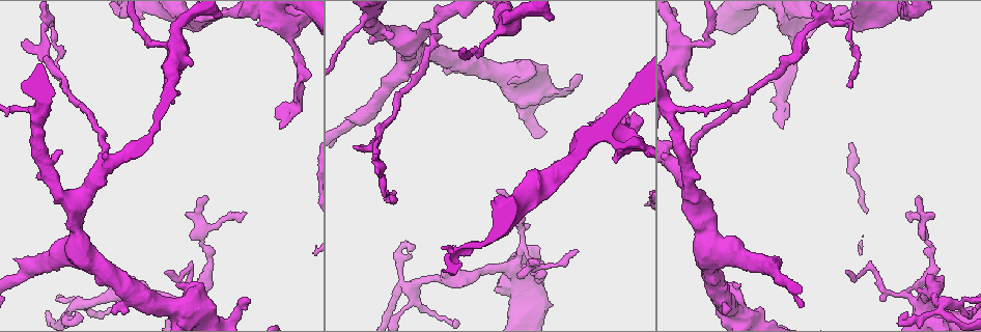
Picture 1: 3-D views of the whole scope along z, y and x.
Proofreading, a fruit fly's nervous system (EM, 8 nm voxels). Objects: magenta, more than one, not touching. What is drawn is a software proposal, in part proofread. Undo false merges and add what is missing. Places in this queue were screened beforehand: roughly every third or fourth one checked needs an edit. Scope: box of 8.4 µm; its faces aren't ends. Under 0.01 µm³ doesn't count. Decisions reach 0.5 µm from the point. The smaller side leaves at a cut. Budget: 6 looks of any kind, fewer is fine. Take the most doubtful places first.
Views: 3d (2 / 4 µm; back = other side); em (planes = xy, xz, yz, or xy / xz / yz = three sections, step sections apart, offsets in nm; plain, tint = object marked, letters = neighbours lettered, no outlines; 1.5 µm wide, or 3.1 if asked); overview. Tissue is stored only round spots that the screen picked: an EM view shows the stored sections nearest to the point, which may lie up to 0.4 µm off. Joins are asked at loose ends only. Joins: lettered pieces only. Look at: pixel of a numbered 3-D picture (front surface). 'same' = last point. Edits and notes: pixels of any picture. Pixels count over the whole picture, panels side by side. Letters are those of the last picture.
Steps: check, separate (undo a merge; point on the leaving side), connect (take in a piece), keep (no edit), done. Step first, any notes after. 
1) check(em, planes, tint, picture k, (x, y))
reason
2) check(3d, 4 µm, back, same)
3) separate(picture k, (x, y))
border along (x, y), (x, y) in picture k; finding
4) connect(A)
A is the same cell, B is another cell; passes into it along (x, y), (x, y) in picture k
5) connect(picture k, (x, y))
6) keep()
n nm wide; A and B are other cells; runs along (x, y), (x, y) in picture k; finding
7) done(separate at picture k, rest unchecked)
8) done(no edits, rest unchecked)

check(em, planes, letters, picture 1, (802, 42))
branch stops here

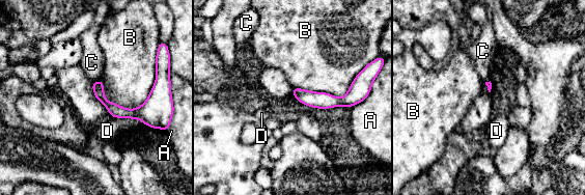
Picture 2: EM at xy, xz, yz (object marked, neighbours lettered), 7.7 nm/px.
keep()
A, B, C and D are other cells; border along (101, 79), (92, 82) in picture 2; no lettered piece goes on from it

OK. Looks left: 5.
check(em, planes, letters, picture 1, (932, 214))
free end

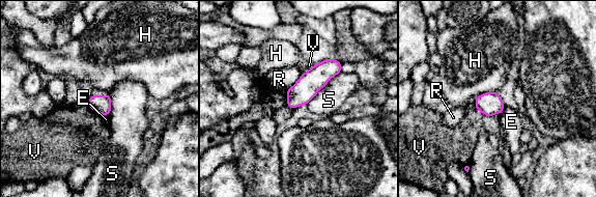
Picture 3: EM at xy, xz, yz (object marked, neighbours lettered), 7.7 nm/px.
keep()
E, H, R, S and V are other cells; border along (341, 72), (336, 74), (306, 104) in picture 3; none of them fits

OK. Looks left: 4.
check(em, xz, step 4, letters, picture 1, (789, 114))
thin end

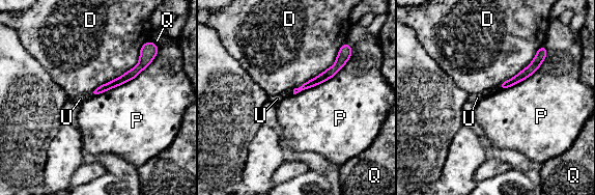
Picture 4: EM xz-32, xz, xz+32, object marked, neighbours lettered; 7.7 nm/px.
check(em, planes, letters, same)
cut it another way

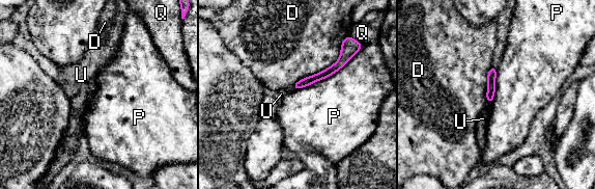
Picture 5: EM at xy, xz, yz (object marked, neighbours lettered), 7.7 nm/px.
connect(U)
P touches over 550 nm; U is the same cell, D, P and Q are other cells; passes into it along (491, 75), (489, 102), (483, 118) in picture 5; it goes on there

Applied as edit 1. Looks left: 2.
done(connect at picture 5, rest unchecked)

